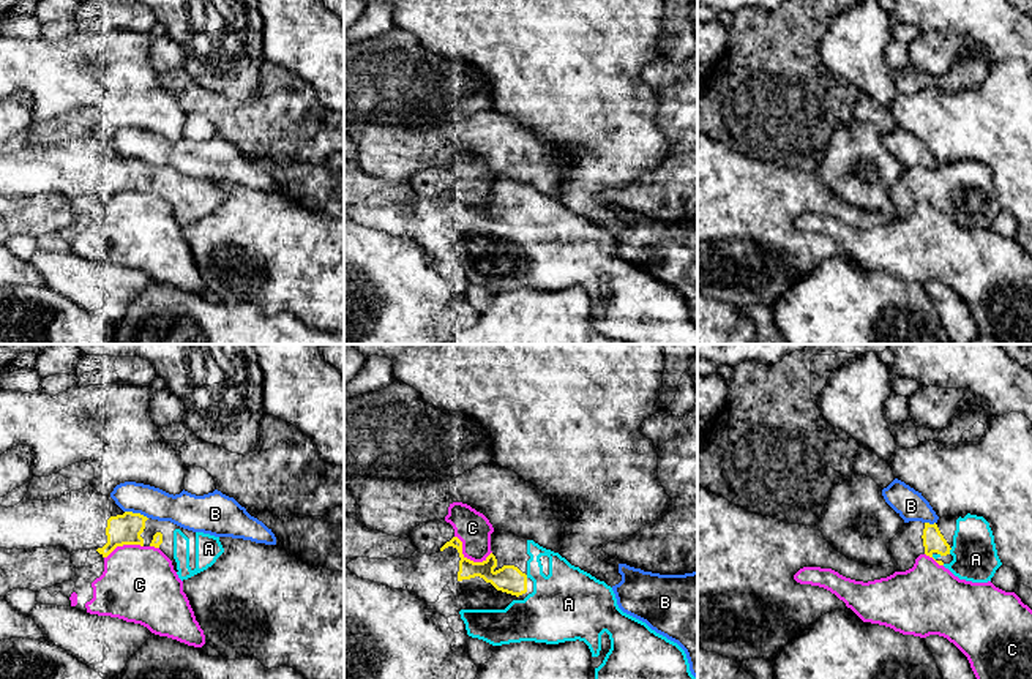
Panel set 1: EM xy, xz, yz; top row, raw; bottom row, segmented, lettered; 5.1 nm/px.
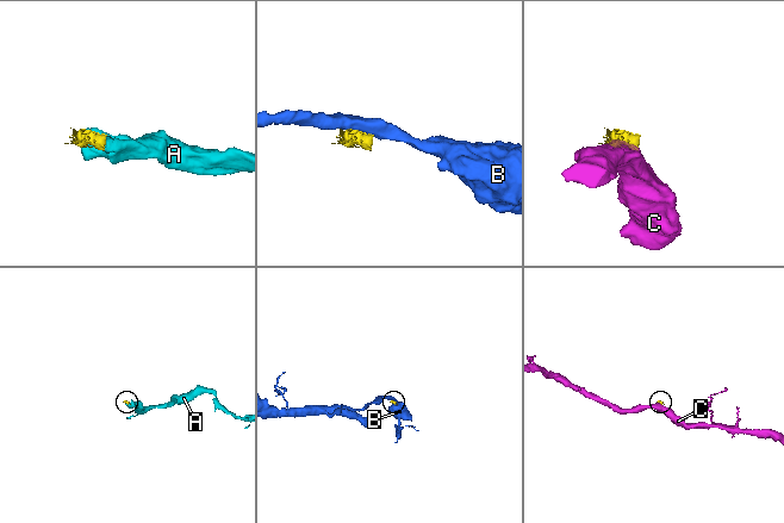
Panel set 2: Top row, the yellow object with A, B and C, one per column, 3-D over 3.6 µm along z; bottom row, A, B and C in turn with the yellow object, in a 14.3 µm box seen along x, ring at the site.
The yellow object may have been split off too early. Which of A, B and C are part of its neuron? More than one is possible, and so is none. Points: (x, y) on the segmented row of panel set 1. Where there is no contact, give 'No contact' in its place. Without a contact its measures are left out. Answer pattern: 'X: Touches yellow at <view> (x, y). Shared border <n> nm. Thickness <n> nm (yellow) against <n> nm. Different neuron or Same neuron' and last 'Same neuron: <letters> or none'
A: Touches yellow at yz (949, 551). Shared border 40 nm. Thickness 110 nm (yellow) against 220 nm. Same neuron
B: Touches yellow at xy (136, 513). Shared border 130 nm. Thickness 160 nm (yellow) against 170 nm. Different neuron
C: Touches yellow at xz (469, 559). Shared border 220 nm. Thickness 140 nm (yellow) against 180 nm. Different neuron
Same neuron: A

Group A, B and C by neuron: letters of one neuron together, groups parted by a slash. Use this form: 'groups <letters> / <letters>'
groups A / B / C

